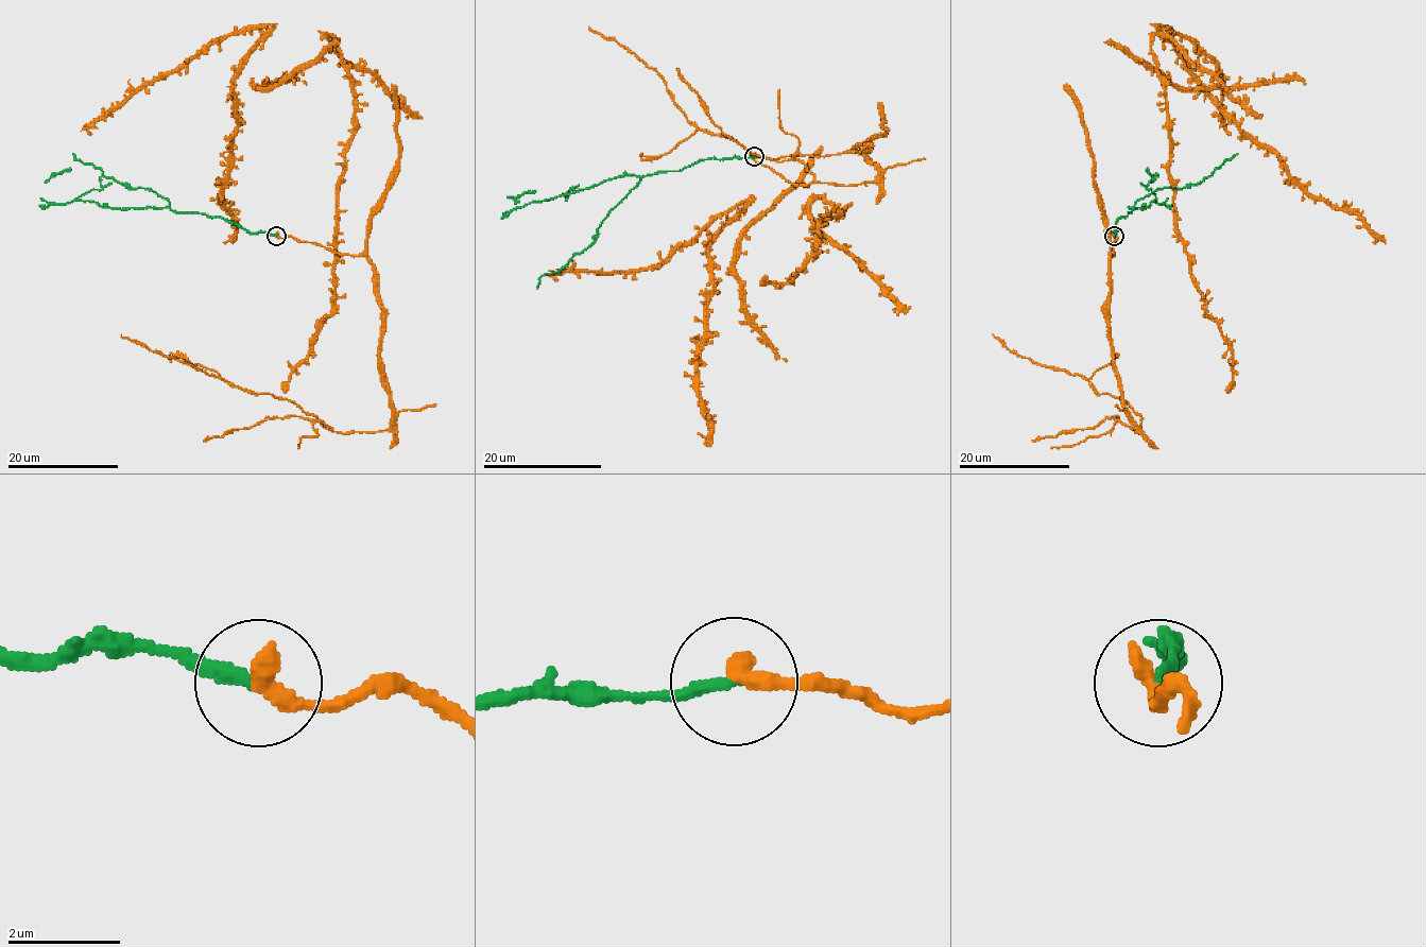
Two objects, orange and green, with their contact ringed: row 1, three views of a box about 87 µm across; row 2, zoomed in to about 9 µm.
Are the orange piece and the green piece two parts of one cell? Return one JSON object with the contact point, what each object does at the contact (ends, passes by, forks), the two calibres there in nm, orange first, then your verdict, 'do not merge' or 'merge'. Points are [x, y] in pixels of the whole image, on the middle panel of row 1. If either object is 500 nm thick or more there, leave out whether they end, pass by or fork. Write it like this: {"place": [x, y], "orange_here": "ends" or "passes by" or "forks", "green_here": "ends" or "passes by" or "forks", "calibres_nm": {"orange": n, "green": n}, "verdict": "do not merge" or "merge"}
{"place": [754, 156], "orange_here": "ends", "green_here": "ends", "calibres_nm": {"orange": 360, "green": 240}, "verdict": "merge"}

